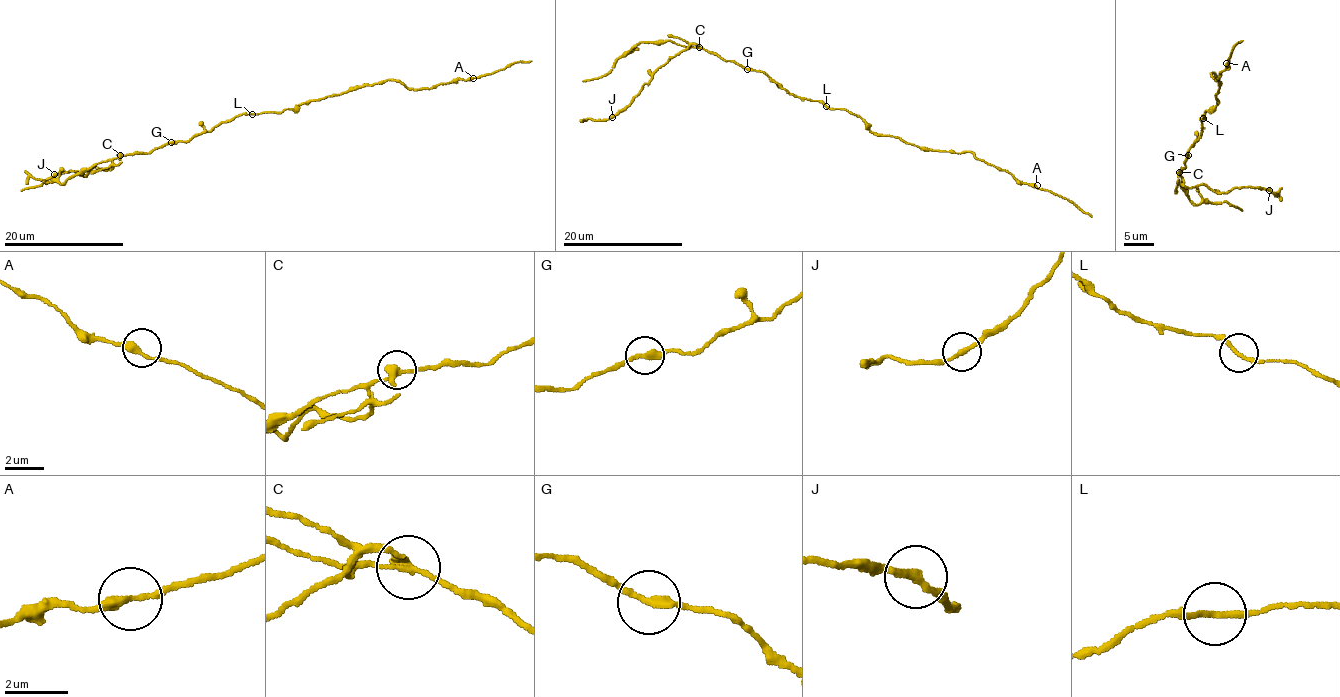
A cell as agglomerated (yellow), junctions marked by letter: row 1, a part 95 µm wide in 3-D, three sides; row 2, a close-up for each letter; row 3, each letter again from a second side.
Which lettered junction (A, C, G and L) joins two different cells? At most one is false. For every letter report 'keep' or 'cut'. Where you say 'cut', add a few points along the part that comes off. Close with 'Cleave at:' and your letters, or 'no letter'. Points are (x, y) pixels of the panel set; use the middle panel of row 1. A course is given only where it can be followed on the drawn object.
A: keep
C: cut; foreign part runs (699, 47), (691, 45), (664, 63), (637, 95), (613, 115), (606, 119), (580, 121)
G: keep
L: keep
Cleave at: C

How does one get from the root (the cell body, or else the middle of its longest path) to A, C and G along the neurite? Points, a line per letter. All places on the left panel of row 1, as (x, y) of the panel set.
A: (252, 114), (292, 110), (307, 101), (387, 80), (400, 81), (414, 89), (427, 89), (456, 79), (473, 78)
C: (252, 114), (222, 121), (209, 131), (197, 134), (188, 141), (169, 142), (148, 153), (120, 155)
G: (252, 114), (222, 121), (209, 131), (197, 134), (188, 141), (171, 142)

